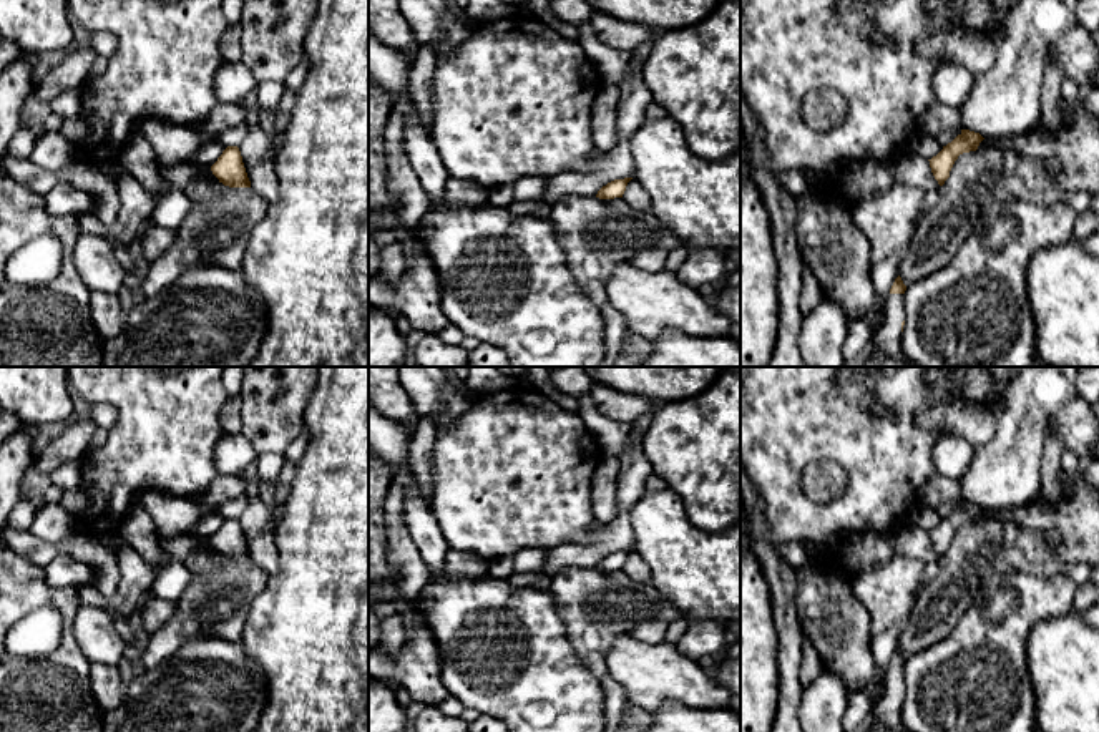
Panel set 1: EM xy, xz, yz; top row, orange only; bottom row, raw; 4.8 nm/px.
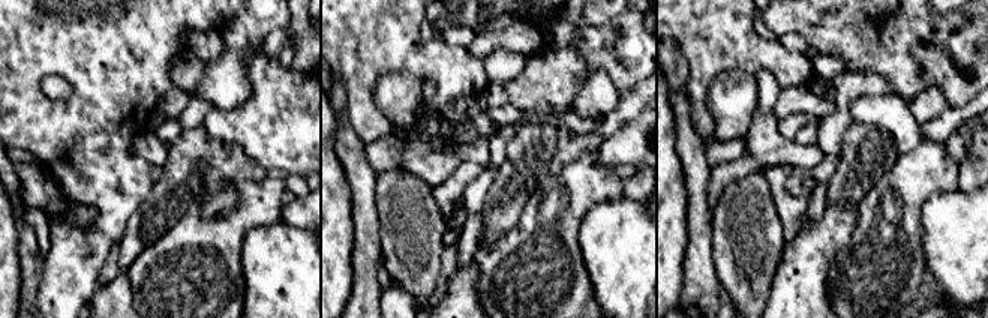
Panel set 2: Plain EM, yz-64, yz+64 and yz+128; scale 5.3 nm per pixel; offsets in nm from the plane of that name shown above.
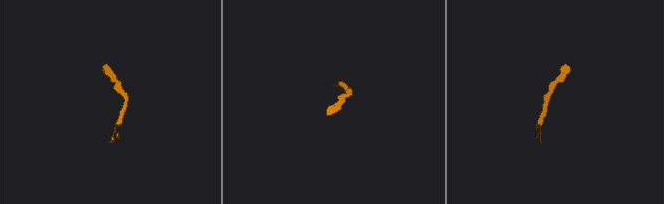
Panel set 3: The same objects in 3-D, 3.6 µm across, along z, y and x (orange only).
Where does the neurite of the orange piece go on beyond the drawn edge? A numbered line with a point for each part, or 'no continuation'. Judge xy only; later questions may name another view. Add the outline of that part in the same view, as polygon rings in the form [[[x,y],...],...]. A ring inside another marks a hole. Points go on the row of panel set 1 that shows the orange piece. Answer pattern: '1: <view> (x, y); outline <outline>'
no continuation

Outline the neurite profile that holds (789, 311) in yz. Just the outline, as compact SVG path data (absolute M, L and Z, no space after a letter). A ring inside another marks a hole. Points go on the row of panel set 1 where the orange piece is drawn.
M759 124L752 139L750 178L770 216L774 252L779 261L777 295L782 305L777 344L767 367L805 367L800 352L802 314L799 310L803 256L795 232L795 198L779 184L765 151L765 131Z

